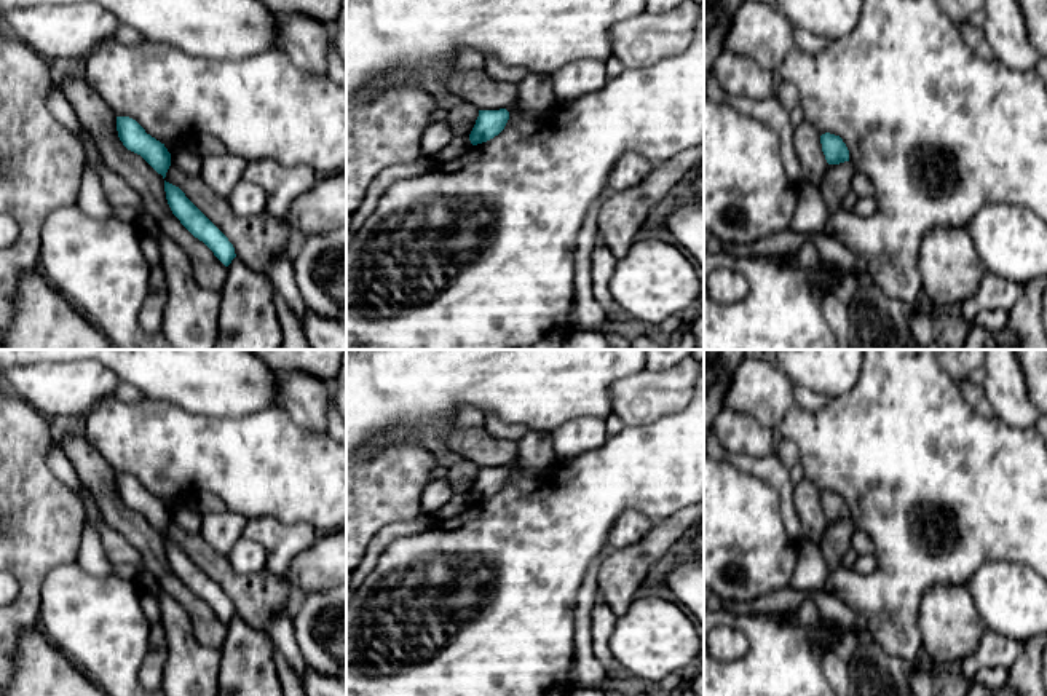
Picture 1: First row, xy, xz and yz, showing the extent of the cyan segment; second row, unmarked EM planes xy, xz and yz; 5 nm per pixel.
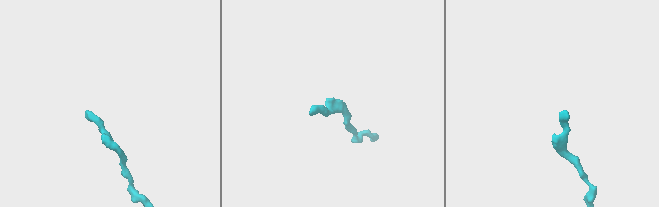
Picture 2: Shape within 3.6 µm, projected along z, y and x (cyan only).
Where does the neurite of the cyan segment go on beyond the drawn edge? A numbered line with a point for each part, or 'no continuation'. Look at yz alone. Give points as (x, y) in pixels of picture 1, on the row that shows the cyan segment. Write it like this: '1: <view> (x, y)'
no continuation

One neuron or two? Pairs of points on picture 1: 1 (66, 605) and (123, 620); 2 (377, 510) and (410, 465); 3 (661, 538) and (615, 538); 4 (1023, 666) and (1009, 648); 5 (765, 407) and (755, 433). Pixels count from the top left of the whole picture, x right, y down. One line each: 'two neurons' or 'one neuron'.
1: one neuron
2: one neuron
3: two neurons
4: two neurons
5: two neurons

